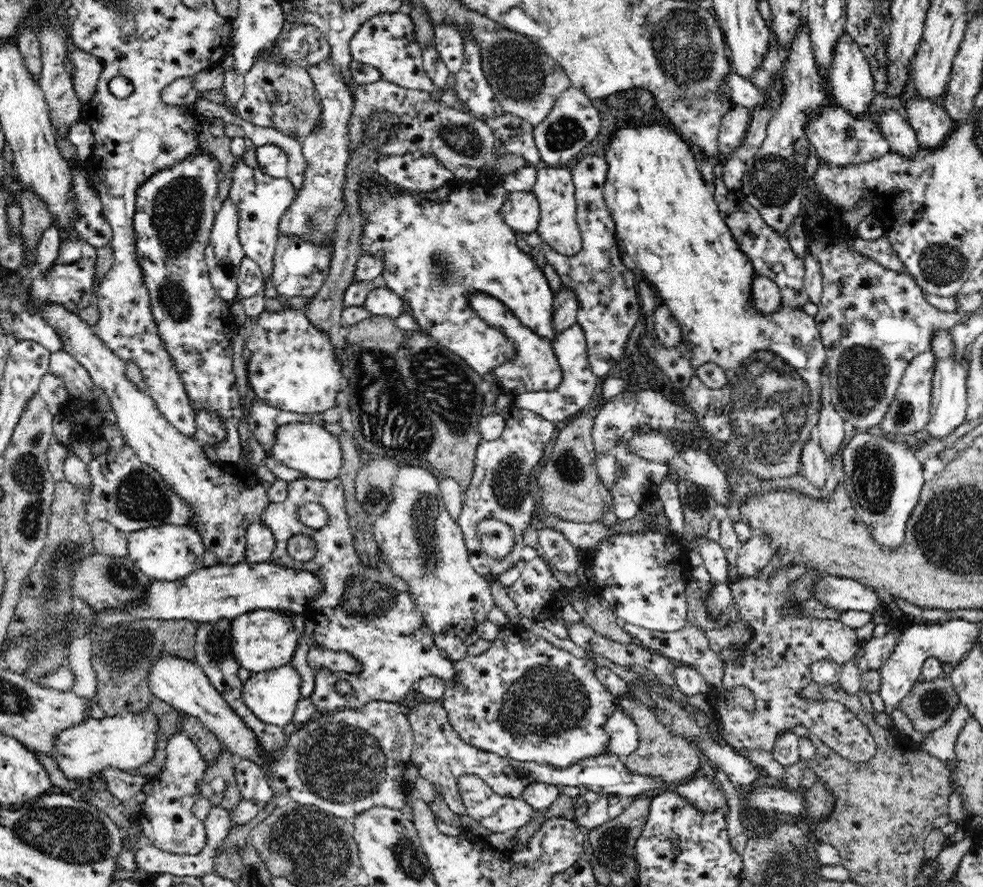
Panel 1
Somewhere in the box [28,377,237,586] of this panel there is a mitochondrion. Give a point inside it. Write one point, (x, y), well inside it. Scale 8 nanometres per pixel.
(140, 497)

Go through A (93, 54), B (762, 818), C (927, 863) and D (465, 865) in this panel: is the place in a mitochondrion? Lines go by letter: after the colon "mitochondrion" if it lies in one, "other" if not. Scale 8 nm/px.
A: other
B: other
C: other
D: other

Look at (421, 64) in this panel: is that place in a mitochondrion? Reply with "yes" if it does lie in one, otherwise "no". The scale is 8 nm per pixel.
no

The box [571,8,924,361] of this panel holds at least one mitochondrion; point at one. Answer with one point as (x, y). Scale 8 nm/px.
(774, 179)

